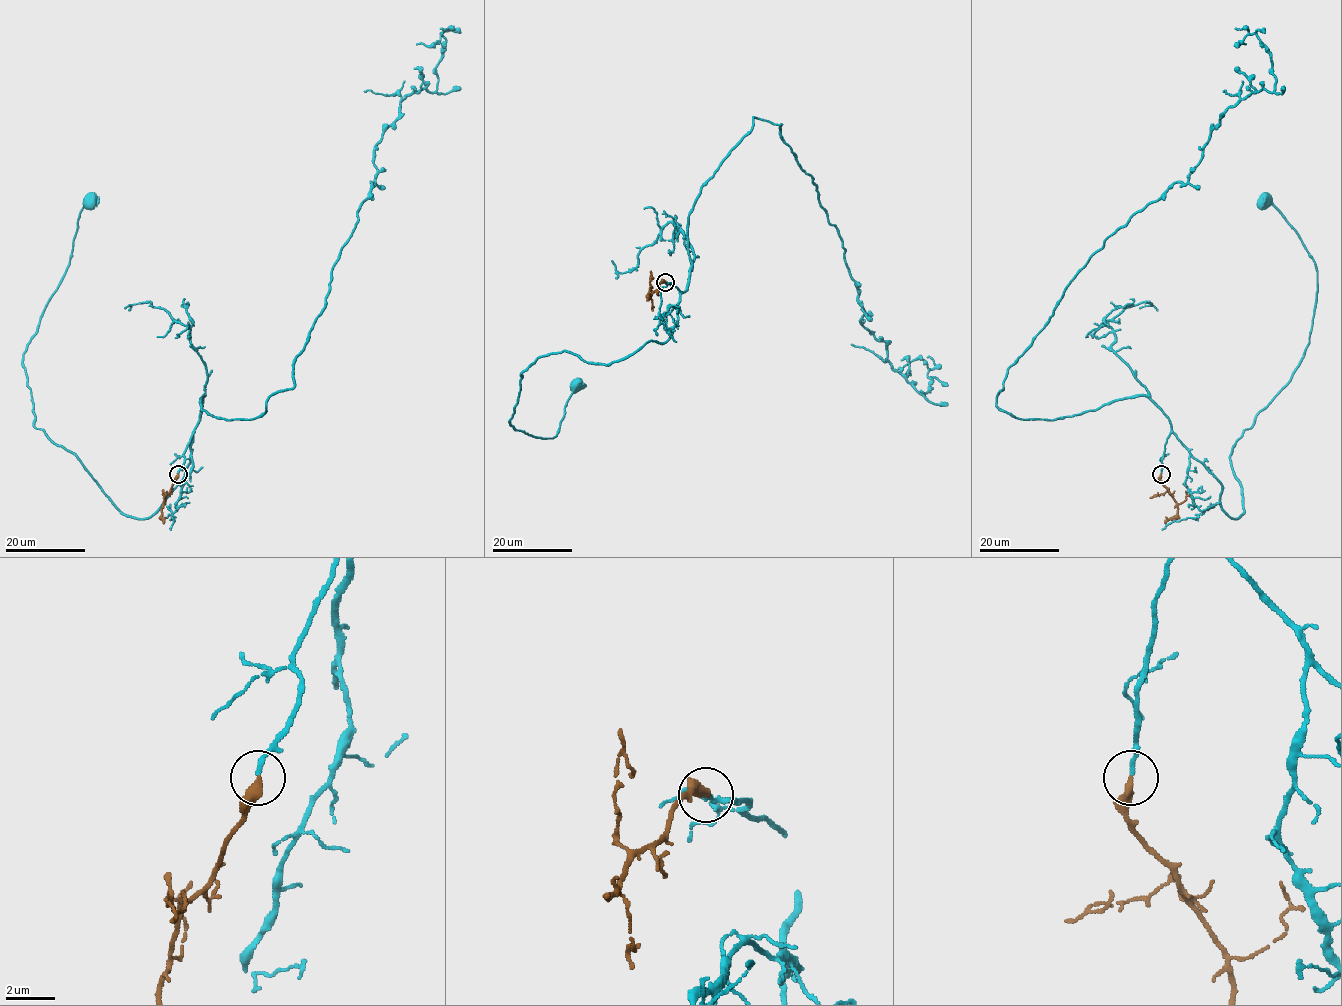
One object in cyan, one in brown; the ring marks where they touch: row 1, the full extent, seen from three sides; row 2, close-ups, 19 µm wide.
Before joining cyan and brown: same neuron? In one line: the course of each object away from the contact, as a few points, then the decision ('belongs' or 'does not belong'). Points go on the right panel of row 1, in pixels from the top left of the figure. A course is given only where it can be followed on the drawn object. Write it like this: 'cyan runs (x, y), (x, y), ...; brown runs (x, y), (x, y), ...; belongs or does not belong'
cyan runs (1161, 473), (1147, 397), (1051, 420), (996, 400), (1104, 240), (1274, 91), (1246, 44); brown runs (1161, 474), (1161, 481), (1178, 508), (1178, 513), (1165, 523); belongs

